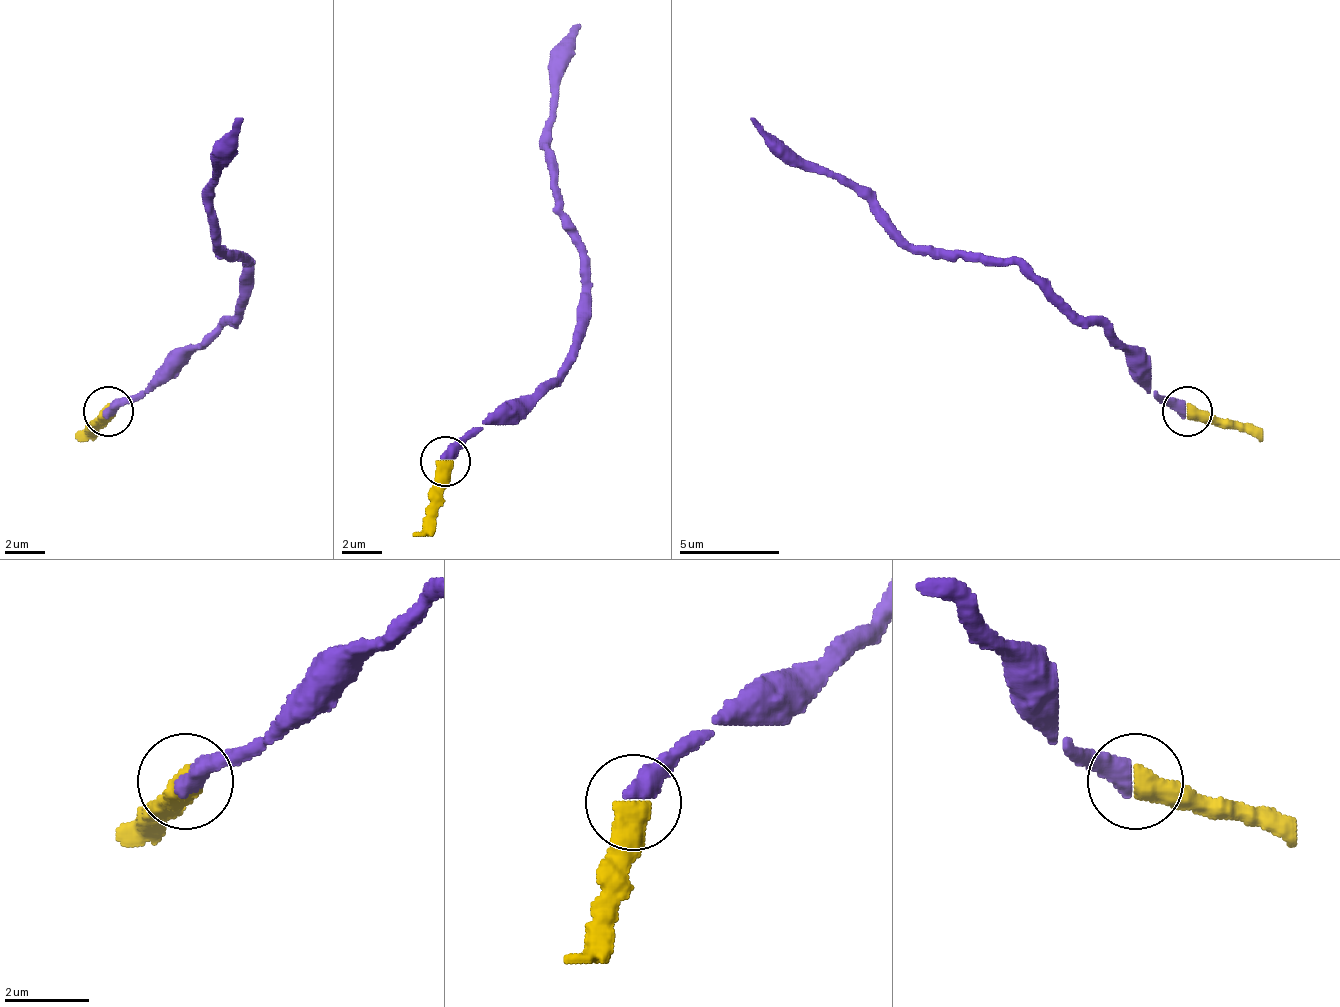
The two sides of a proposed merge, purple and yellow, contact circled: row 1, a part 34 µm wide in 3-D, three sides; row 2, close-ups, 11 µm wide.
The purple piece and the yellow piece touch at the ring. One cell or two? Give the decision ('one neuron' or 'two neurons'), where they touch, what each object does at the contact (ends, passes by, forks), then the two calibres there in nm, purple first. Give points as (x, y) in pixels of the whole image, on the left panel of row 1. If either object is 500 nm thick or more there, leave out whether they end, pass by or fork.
one neuron; at (108, 411); 500 nm thick on the purple side, 600 nm on the other

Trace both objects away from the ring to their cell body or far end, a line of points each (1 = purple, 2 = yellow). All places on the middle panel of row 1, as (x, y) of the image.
1: (446, 457), (486, 422), (506, 422), (561, 367), (576, 332), (581, 257), (551, 142), (551, 52), (581, 22)
2: (446, 462), (436, 507), (411, 537)

